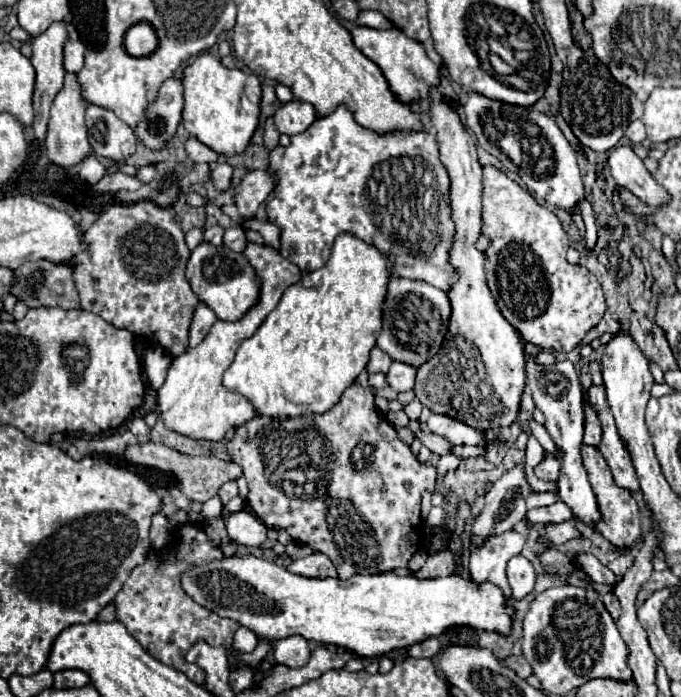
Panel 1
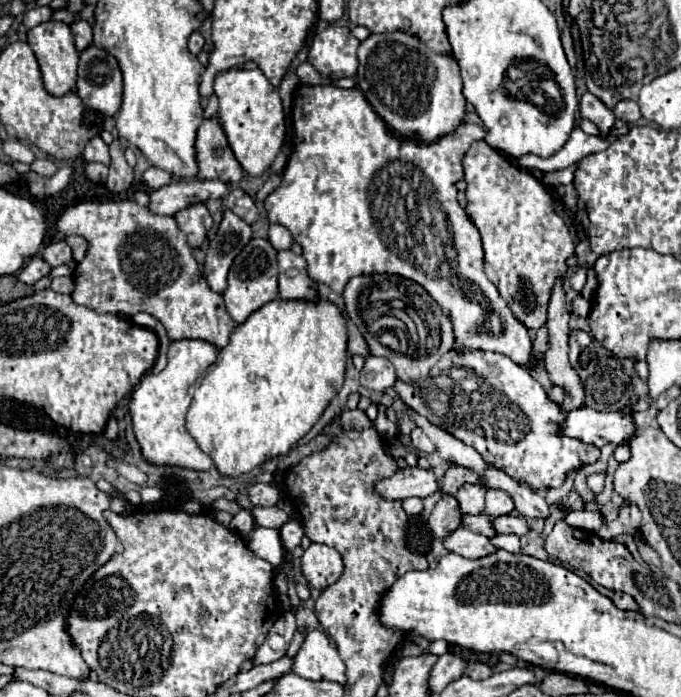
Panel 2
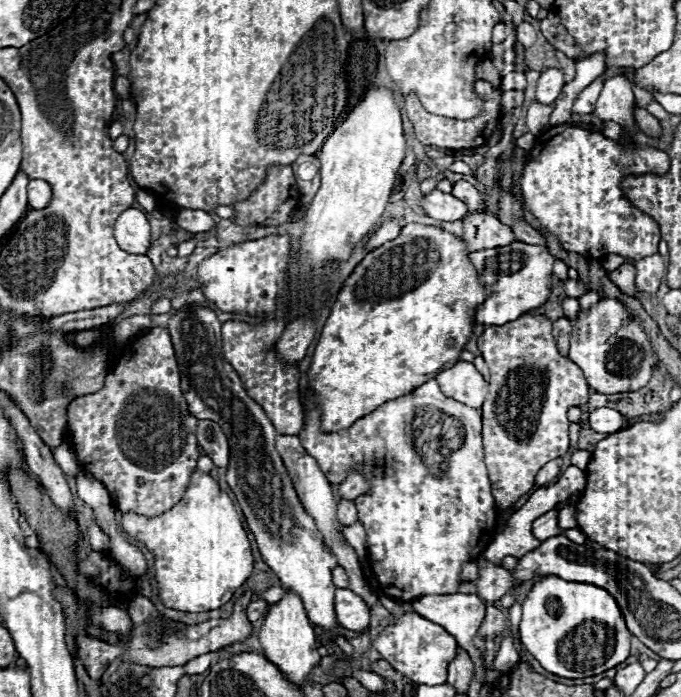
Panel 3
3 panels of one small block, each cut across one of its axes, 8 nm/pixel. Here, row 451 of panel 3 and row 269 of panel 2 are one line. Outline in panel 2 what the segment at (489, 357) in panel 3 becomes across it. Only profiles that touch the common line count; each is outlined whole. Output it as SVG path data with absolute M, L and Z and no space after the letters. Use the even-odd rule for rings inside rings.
M484 140L474 142L466 152L464 160L464 180L468 182L466 212L482 236L484 246L484 272L488 280L498 288L500 296L510 306L512 314L526 326L538 330L547 322L547 306L554 284L568 272L566 260L574 256L574 242L570 238L568 226L554 212L554 200L547 188L527 169L512 164L512 160L498 150L490 148Z

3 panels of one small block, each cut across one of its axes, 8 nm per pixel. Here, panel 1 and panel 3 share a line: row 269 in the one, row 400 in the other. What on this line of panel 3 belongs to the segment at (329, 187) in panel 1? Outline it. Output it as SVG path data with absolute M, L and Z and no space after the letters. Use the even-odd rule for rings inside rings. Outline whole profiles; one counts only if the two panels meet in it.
M428 380L426 384L418 386L414 392L406 394L406 396L400 396L396 400L390 400L382 406L378 406L374 412L370 412L368 416L360 418L360 422L354 422L350 428L346 430L340 430L340 432L332 432L332 434L326 434L320 430L320 406L318 406L318 400L314 396L314 392L310 388L306 388L304 392L300 392L300 402L304 406L304 430L298 434L300 440L302 440L302 446L306 448L306 452L316 458L320 470L326 474L326 478L332 482L332 484L340 484L346 480L346 476L350 474L350 470L360 470L362 476L366 476L368 484L370 484L370 490L360 496L356 500L356 508L358 508L358 520L360 524L364 526L366 534L368 534L368 560L372 564L372 570L376 574L376 580L382 584L380 588L396 598L396 600L414 600L418 596L426 596L426 594L454 594L458 590L458 586L462 584L460 582L460 566L466 564L466 562L472 562L476 560L482 550L492 542L494 534L496 534L496 506L494 506L494 498L492 498L492 492L490 492L490 480L488 480L488 472L486 472L486 466L484 466L484 450L482 450L482 414L480 410L474 410L474 408L468 408L448 396L444 396L436 384L436 380Z

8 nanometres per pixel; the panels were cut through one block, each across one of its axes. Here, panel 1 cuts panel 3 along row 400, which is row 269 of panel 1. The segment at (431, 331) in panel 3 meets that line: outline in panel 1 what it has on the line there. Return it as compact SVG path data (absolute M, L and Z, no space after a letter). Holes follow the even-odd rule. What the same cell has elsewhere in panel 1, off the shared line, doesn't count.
M340 234L326 266L304 274L300 282L286 288L278 306L268 314L256 334L240 344L232 364L224 372L222 386L242 394L250 400L256 414L266 418L284 420L328 412L366 368L370 350L382 330L382 302L386 298L386 284L392 276L388 266L388 258L374 246L352 234Z

